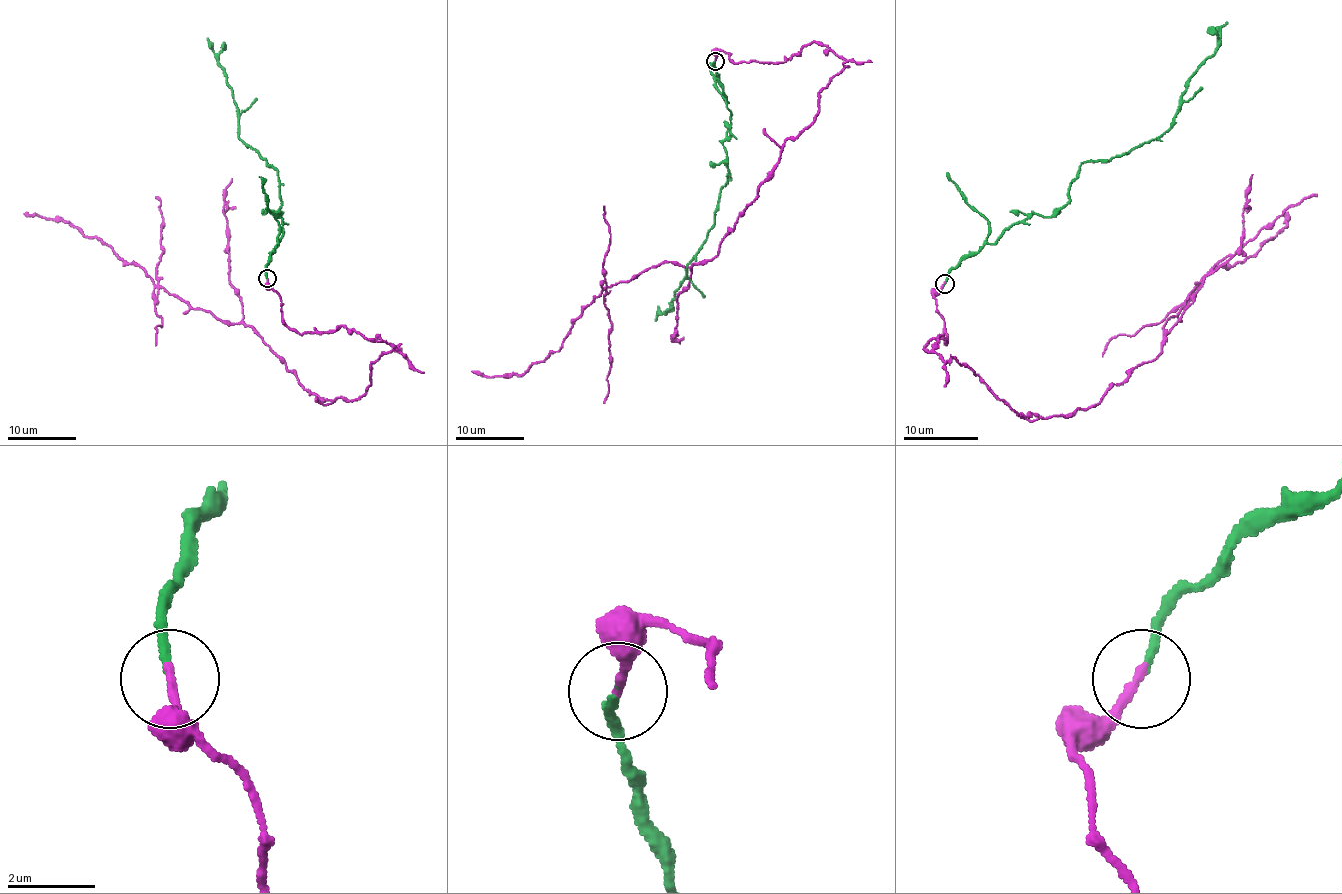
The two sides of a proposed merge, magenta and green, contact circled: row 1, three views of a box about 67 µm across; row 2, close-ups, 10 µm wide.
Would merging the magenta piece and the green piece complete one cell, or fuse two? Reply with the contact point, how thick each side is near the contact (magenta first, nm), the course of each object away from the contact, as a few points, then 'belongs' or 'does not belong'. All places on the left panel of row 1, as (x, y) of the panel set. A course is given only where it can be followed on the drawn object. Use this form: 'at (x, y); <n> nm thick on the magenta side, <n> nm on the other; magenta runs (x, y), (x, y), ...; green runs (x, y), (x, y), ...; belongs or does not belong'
at (267, 278); 240 nm thick on the magenta side, 170 nm on the other; magenta runs (266, 279), (290, 329), (397, 349), (357, 399), (321, 401), (254, 330), (23, 214); green runs (266, 277), (282, 238), (275, 214), (280, 185), (239, 133), (232, 87), (206, 37); does not belong

